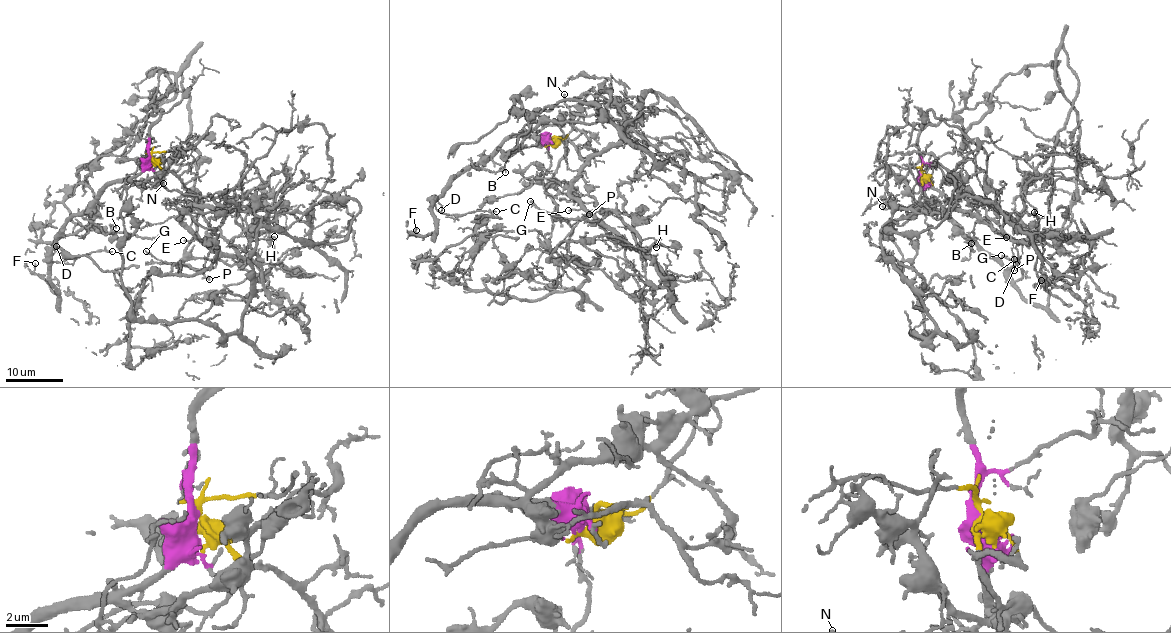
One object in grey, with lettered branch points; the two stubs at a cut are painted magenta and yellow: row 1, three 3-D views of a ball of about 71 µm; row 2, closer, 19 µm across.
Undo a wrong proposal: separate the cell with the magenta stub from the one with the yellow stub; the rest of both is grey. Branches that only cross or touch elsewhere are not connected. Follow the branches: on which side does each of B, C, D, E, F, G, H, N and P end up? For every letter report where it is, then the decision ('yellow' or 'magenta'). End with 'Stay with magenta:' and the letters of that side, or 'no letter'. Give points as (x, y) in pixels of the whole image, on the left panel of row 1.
B: place (116, 228); magenta
C: place (112, 251); magenta
D: place (56, 246); magenta
E: place (183, 240); yellow
F: place (35, 263); magenta
G: place (146, 251); yellow
H: place (274, 236); yellow
N: place (163, 183); yellow
P: place (209, 279); yellow
Stay with magenta: B, C, D, F

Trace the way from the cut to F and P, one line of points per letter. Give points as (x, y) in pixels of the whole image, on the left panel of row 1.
F: (149, 155), (133, 176), (103, 186), (63, 228), (51, 248), (51, 281), (58, 295), (34, 271), (35, 263)
P: (150, 155), (196, 198), (183, 212), (183, 221), (217, 255), (214, 266), (203, 274), (210, 280)

